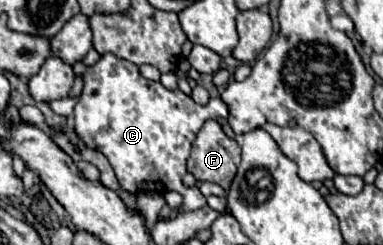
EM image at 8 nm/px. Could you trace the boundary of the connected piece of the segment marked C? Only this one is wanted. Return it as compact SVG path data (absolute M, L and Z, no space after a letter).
M106 53L100 57L98 63L94 63L92 67L86 67L86 71L82 73L82 79L84 79L84 89L74 107L74 131L86 143L86 147L98 149L106 155L112 169L116 171L120 185L130 193L138 193L140 185L142 185L142 191L174 189L182 195L184 201L181 209L186 213L204 207L206 197L198 189L184 187L182 175L186 173L186 161L190 157L190 147L196 133L200 131L206 119L214 119L214 115L210 113L210 103L206 107L196 105L192 97L184 95L180 89L168 91L162 83L144 79L134 63L120 59L114 53Z

